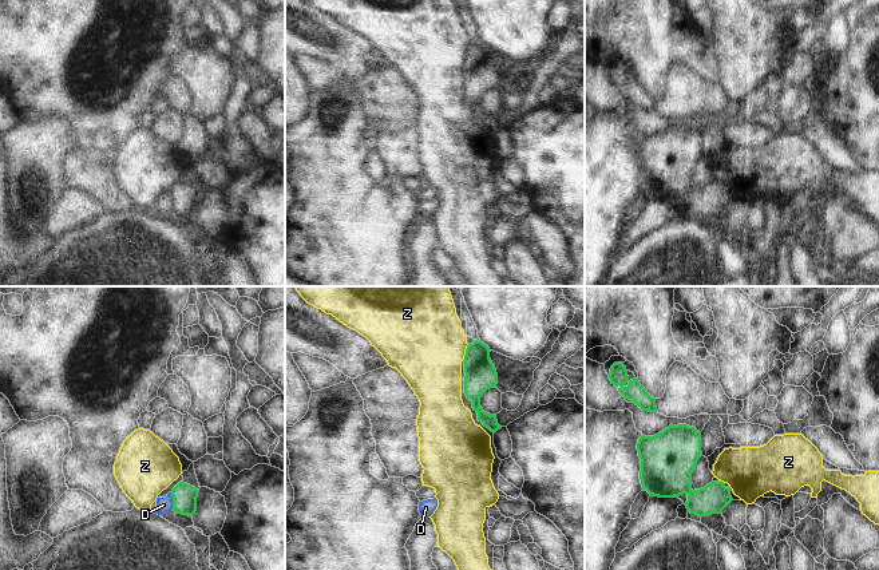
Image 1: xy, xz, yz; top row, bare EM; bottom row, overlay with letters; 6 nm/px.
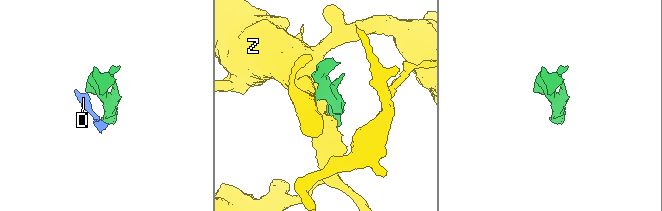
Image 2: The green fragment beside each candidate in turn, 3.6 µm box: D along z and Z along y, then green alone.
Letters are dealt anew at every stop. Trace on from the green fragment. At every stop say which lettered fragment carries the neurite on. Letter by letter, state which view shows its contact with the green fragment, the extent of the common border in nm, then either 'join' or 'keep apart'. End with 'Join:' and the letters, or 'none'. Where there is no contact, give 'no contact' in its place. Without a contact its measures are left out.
D: meets green in xy; contact 110 nm long; keep apart
Z: meets green in xz; contact 90 nm long; keep apart
Join: none

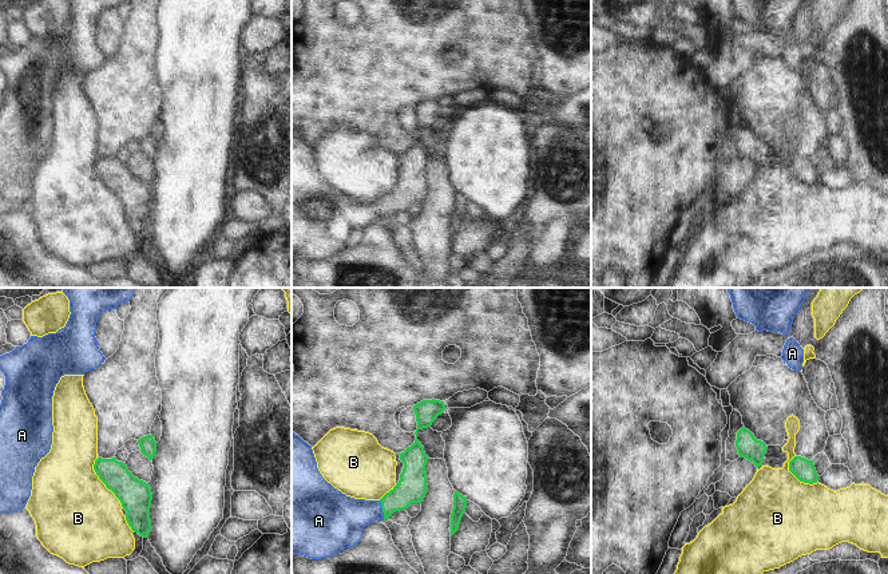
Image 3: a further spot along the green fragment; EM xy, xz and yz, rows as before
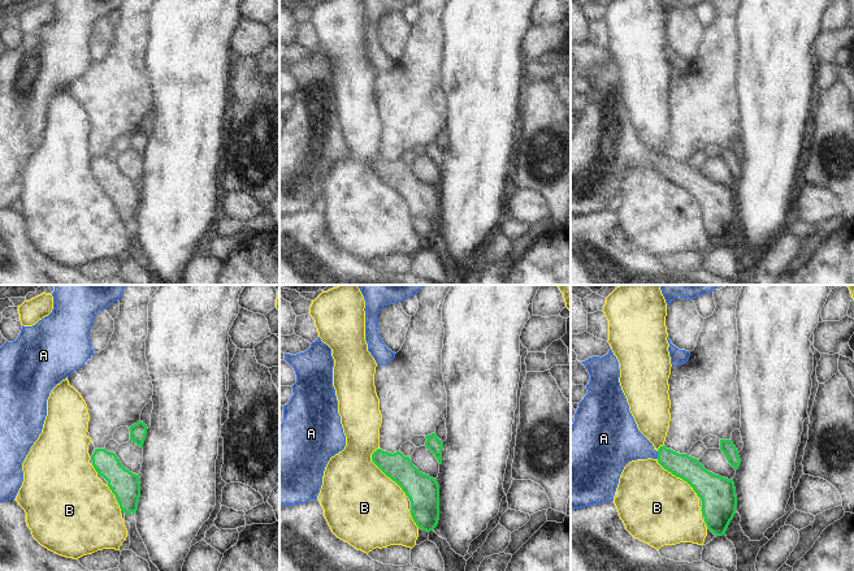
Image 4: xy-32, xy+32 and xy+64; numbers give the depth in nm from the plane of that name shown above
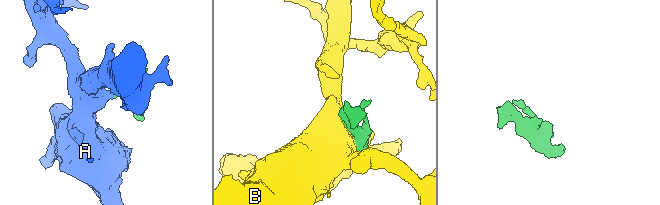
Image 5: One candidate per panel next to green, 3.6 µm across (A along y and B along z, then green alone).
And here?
A: meets green in xz; contact 120 nm long; join
B: meets green in xy; contact 340 nm long; keep apart
Join: A

